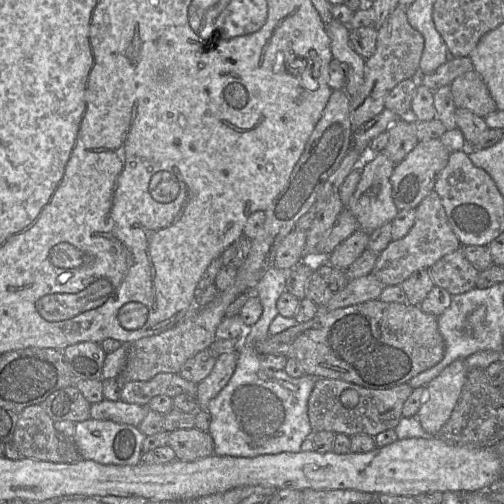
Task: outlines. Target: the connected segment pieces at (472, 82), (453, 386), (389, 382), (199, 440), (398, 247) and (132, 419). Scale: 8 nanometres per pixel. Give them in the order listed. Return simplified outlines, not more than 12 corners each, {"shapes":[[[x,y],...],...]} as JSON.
{"shapes":[[[474,69],[450,86],[457,108],[482,118],[497,111]],[[458,359],[427,384],[416,417],[436,435],[451,417],[468,372]],[[378,298],[254,345],[384,390],[443,359],[437,317]],[[177,429],[167,445],[176,459],[195,461],[214,454],[208,431]],[[432,191],[409,233],[372,273],[386,287],[429,270],[461,244]],[[103,399],[90,406],[90,418],[138,426],[148,408]]]}

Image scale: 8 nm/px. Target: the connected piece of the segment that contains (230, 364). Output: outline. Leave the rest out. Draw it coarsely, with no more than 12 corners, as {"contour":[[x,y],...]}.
{"contour":[[236,351],[217,356],[211,372],[197,384],[205,409],[235,371]]}

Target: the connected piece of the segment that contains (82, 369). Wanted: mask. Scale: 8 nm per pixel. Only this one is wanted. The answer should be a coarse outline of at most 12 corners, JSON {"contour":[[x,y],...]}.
{"contour":[[84,341],[62,350],[76,380],[102,379],[106,353]]}

